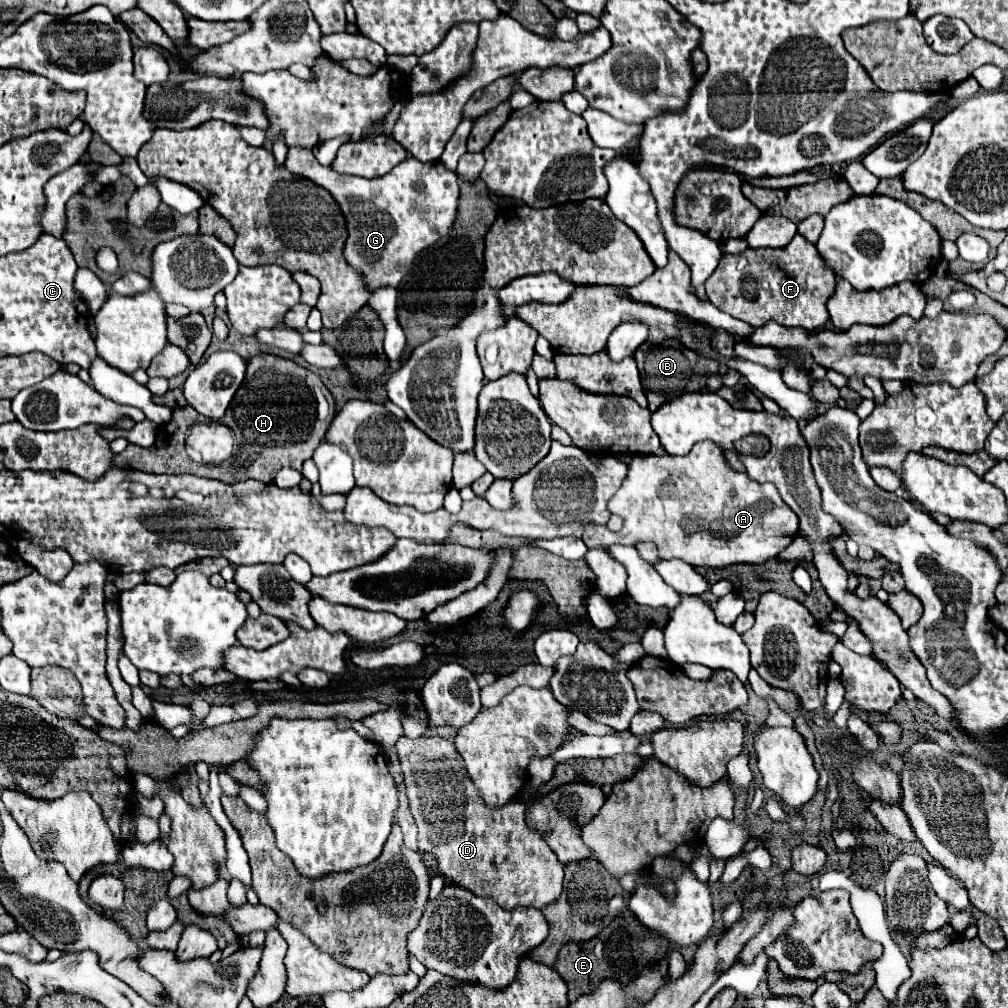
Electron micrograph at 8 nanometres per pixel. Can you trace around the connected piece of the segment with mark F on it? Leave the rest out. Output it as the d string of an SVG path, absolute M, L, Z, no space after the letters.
M797 234L789 246L779 250L759 248L751 252L749 248L739 256L725 254L719 268L707 278L705 288L711 304L715 304L721 312L751 326L761 326L761 322L775 320L783 326L803 326L807 330L819 330L829 320L827 300L835 292L835 284L837 278L825 266L823 258L819 258L815 244Z

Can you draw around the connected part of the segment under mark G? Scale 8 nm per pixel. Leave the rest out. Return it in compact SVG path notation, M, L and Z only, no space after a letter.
M289 150L285 162L291 174L303 176L325 188L339 204L349 232L343 254L347 264L363 276L367 290L379 286L397 288L411 270L415 258L446 236L456 219L460 196L458 177L439 160L419 162L411 156L385 176L373 180L345 176L333 168L325 168L311 150Z

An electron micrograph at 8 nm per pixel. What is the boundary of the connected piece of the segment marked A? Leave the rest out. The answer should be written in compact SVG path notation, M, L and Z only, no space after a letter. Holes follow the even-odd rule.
M699 442L687 456L635 456L629 462L627 478L619 494L611 500L611 510L623 518L623 530L611 532L603 528L587 528L583 542L587 548L611 546L611 544L637 544L643 540L653 542L659 548L661 560L679 558L689 566L725 568L731 564L759 564L775 558L783 552L797 534L799 518L781 500L773 484L759 484L749 480L747 474L739 474L727 466L723 450L709 442ZM787 524L795 526L795 532L787 532Z

